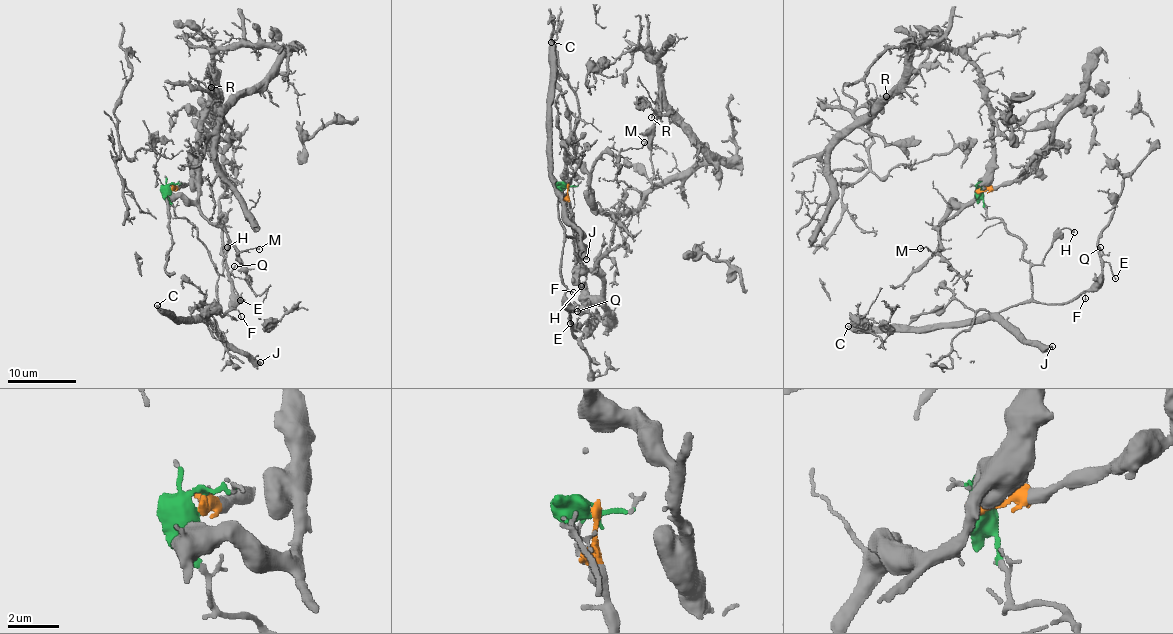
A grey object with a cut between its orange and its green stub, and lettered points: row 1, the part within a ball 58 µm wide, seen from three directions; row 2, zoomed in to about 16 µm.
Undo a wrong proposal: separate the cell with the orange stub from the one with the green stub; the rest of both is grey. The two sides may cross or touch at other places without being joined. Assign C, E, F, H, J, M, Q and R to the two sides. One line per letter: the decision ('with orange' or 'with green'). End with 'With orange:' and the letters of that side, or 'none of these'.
C: with green
E: with green
F: with green
H: with green
J: with green
M: with orange
Q: with green
R: with orange
With orange: M, R

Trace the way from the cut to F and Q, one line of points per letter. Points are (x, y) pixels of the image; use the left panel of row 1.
F: (171, 190), (168, 199), (175, 213), (196, 230), (219, 276), (219, 313), (224, 317), (234, 308), (241, 317)
Q: (171, 190), (175, 213), (185, 218), (208, 250), (224, 317), (235, 266)

